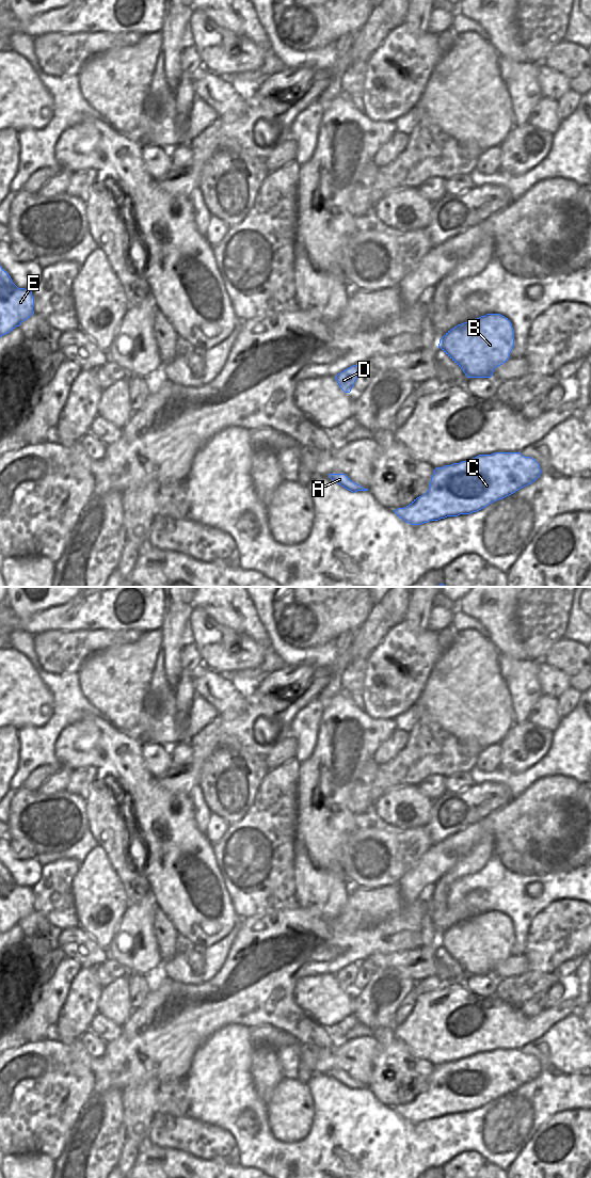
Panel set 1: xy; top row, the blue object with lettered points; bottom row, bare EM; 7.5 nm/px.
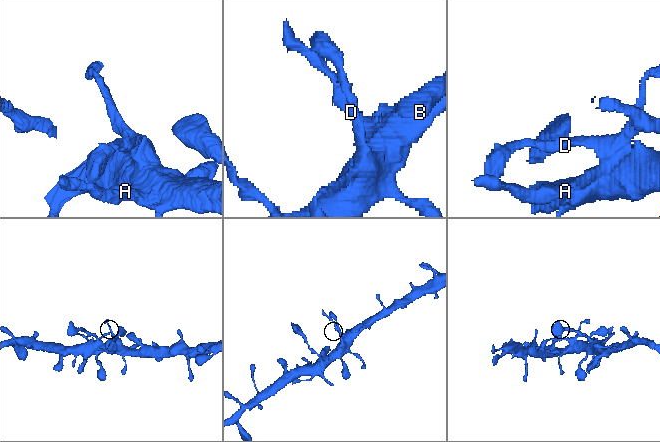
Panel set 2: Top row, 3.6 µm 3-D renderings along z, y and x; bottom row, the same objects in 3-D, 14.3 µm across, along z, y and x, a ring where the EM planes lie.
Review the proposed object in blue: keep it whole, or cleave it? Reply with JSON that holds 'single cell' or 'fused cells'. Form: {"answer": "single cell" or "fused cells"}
{"answer": "single cell"}

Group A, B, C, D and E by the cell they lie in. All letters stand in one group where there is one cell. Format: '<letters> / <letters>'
A B C D E

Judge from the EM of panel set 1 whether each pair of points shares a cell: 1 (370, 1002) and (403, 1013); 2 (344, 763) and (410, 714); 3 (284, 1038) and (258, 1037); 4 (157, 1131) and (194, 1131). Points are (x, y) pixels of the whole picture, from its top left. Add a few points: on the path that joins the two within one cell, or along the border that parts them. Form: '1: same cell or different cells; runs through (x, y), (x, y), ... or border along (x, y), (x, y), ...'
1: different cells; border along (411, 990), (395, 1015), (394, 1025)
2: different cells; border along (394, 719), (397, 729)
3: same cell; runs through (277, 1038), (265, 1037)
4: same cell; runs through (166, 1131), (185, 1131)

